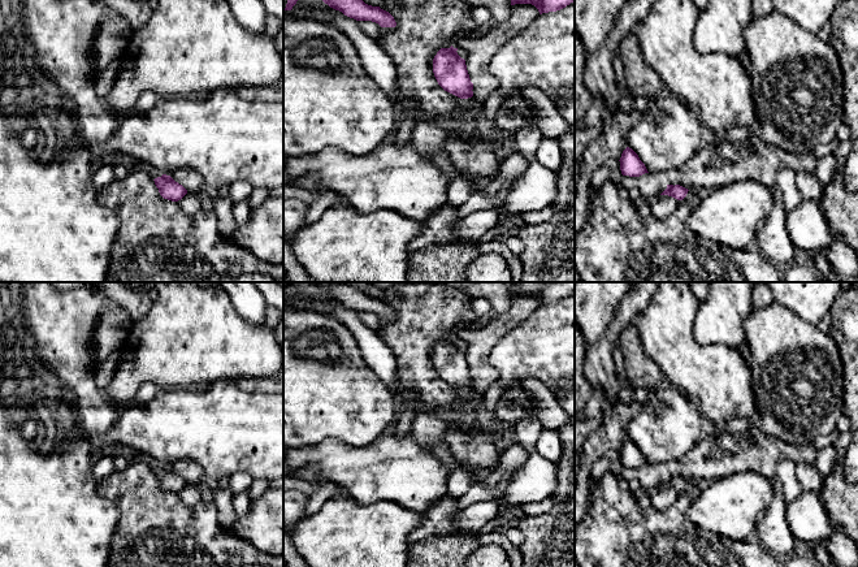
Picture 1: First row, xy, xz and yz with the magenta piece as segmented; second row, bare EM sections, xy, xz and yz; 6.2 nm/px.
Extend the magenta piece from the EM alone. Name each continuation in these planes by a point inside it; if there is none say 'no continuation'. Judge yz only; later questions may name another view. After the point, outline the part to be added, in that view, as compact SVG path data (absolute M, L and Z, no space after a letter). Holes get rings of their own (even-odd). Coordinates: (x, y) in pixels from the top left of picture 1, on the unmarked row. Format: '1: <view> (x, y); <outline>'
no continuation

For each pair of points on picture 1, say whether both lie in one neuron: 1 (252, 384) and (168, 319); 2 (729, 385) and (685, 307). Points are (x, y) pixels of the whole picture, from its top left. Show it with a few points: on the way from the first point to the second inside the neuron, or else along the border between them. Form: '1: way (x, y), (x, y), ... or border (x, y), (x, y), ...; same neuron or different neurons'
1: border (269, 376), (238, 377), (234, 380); different neurons
2: way (710, 366), (685, 341), (685, 327); same neuron

